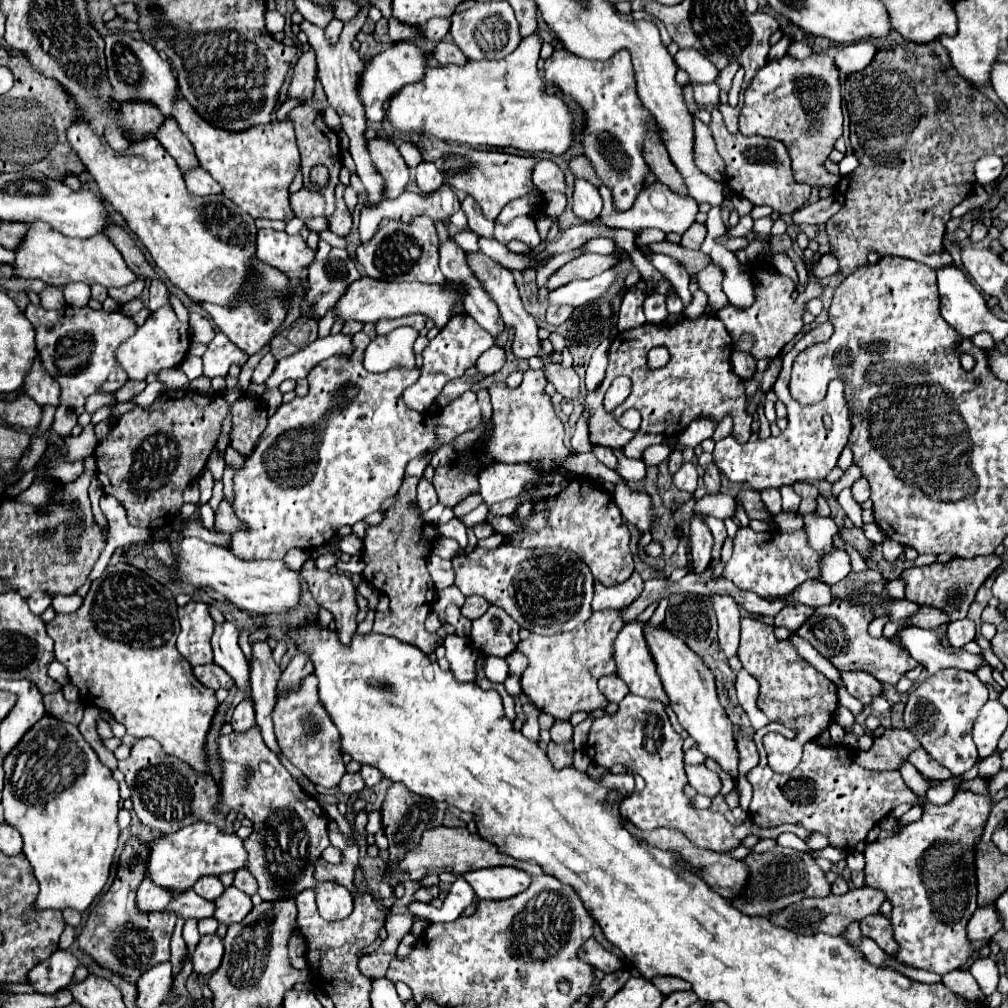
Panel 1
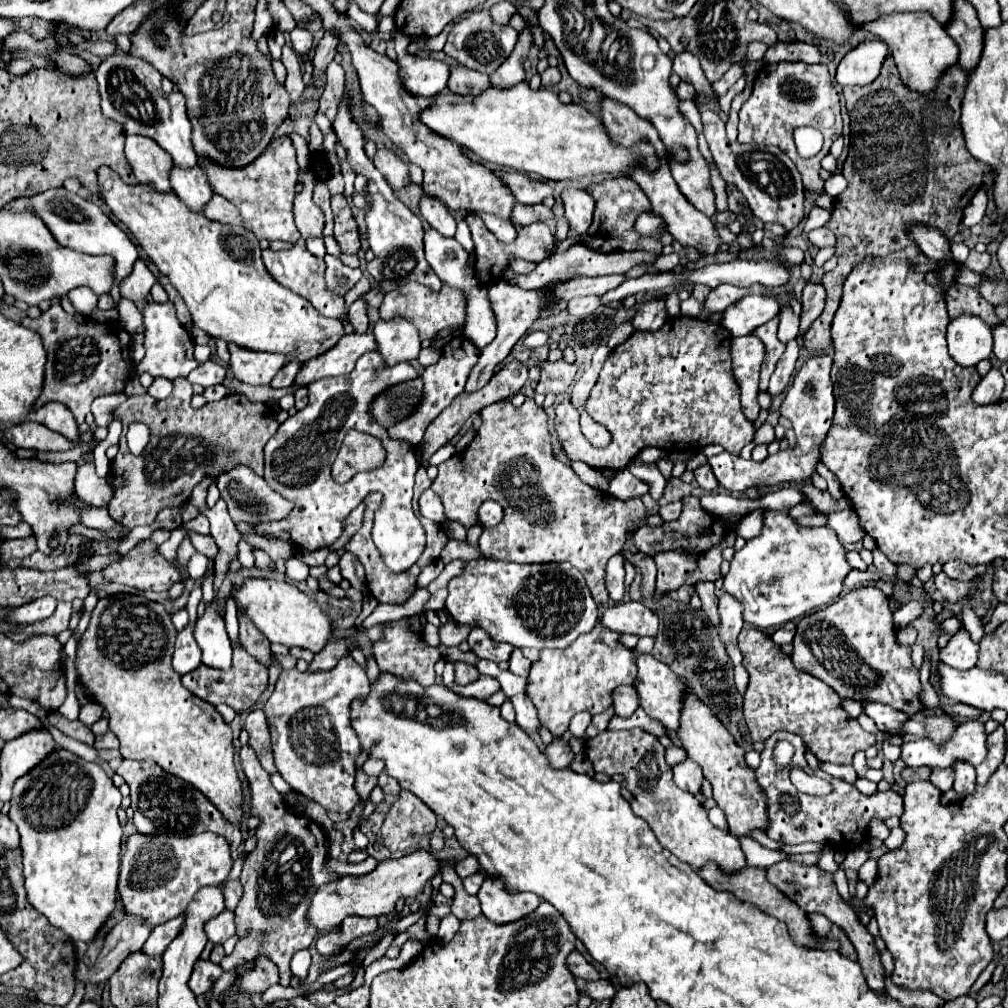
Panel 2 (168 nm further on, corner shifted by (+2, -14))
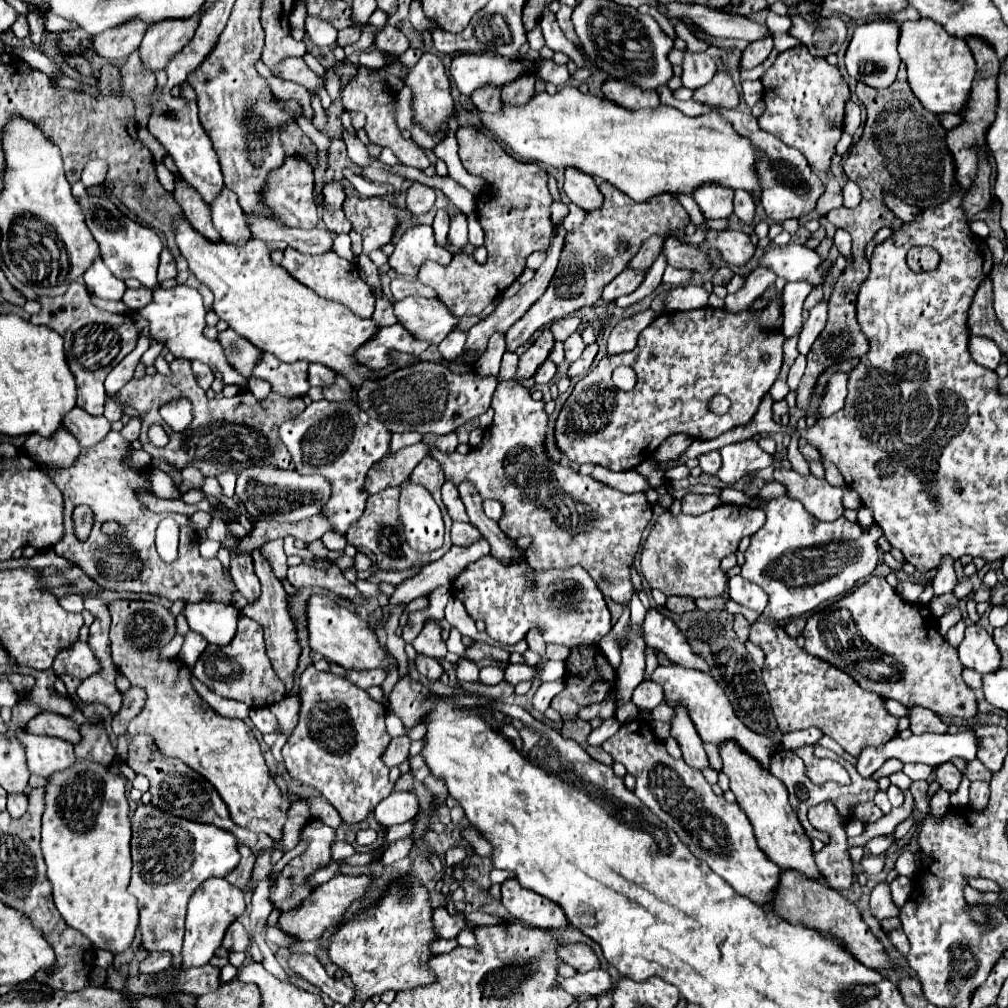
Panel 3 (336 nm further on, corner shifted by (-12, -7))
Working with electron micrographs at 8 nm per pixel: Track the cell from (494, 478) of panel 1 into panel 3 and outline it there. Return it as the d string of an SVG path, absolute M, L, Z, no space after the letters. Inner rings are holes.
M484 499L484 513L486 513L486 517L496 521L502 515L502 505L498 501L494 501L494 499Z

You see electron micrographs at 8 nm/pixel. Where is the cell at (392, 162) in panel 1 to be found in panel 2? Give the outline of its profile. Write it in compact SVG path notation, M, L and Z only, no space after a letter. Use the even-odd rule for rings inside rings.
M378 150L374 154L372 162L384 174L384 178L388 180L392 190L400 190L400 188L404 188L410 182L406 164L392 150Z

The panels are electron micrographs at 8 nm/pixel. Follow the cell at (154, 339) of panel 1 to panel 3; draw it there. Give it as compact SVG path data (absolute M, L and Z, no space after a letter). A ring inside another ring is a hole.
M176 285L172 289L156 287L154 289L154 299L146 307L142 307L138 311L138 315L150 321L150 333L154 335L156 341L162 341L170 349L170 353L174 357L198 359L198 361L202 361L206 365L216 365L223 375L223 383L225 385L241 385L239 387L242 391L249 389L247 380L245 384L245 378L238 371L226 365L220 343L218 341L210 341L210 339L206 339L202 335L202 329L206 327L206 321L204 321L206 309L202 305L202 295L198 293L198 289L192 289L192 287L186 287L186 285Z

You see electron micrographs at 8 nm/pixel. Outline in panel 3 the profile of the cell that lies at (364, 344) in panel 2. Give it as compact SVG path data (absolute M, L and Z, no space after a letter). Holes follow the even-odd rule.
M396 323L392 327L382 327L378 331L378 335L374 339L370 339L370 343L362 345L356 351L356 357L366 367L382 371L382 369L388 367L390 351L408 353L408 355L416 355L418 357L428 347L430 347L430 343L414 339L414 335L410 335L410 331L406 331L400 323Z

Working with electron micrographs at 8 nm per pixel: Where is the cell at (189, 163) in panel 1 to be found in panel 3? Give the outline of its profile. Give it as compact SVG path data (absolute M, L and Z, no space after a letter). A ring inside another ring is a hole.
M224 189L210 205L210 209L212 209L214 227L222 235L222 239L226 243L246 245L246 241L252 237L252 231L248 219L244 217L242 207L236 201L236 195L230 189Z

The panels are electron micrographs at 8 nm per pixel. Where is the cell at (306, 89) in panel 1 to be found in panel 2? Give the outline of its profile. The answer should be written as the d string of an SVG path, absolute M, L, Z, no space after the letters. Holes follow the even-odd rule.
M326 32L324 38L318 42L318 46L314 48L314 58L312 58L312 80L320 80L328 62L332 62L334 54L336 54L336 46L338 40L332 32Z

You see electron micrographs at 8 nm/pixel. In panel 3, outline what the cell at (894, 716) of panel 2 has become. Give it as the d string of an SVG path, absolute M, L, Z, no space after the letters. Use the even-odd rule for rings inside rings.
M912 707L910 709L910 729L916 735L926 733L926 731L948 733L948 725L938 715L934 715L932 711L926 711L924 707Z

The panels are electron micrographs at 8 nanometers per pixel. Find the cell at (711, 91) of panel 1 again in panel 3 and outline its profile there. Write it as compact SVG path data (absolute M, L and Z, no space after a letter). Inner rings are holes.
M674 39L674 47L682 49L684 61L682 61L682 85L688 89L698 89L702 85L706 85L714 73L718 71L716 61L708 55L708 53L688 53L686 49L686 41L682 39Z

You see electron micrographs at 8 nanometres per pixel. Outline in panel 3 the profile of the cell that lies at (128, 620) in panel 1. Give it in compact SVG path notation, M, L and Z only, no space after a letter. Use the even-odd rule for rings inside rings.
M110 601L108 609L112 617L110 641L114 665L132 685L144 687L148 693L148 701L142 713L130 721L128 733L152 735L162 755L182 759L216 787L234 823L250 831L268 833L274 841L280 841L286 813L300 797L294 793L282 795L270 775L252 729L240 719L218 715L194 691L190 669L182 661L158 661L160 649L176 635L170 611L154 601Z

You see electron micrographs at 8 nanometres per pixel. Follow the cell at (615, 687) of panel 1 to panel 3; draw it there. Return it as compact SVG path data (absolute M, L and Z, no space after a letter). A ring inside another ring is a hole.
M644 679L632 695L632 703L636 703L638 709L642 711L650 711L654 707L658 707L664 701L664 691L658 683L652 683L650 679Z

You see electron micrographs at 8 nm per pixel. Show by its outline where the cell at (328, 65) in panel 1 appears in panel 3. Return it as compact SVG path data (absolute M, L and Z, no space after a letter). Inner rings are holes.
M414 225L396 243L396 249L390 255L388 263L392 265L392 269L398 275L416 277L420 265L426 259L432 259L432 261L436 261L440 265L448 265L452 261L450 253L436 245L432 227L428 227L428 225Z

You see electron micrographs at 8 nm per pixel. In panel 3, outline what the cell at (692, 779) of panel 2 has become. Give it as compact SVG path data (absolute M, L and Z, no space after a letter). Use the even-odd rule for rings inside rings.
M674 707L674 717L670 721L670 727L672 727L672 737L678 741L680 749L682 749L682 755L684 755L684 761L690 765L690 767L696 767L696 769L702 769L708 765L708 757L706 757L706 751L704 751L704 743L690 719L690 715L686 713L686 707Z

